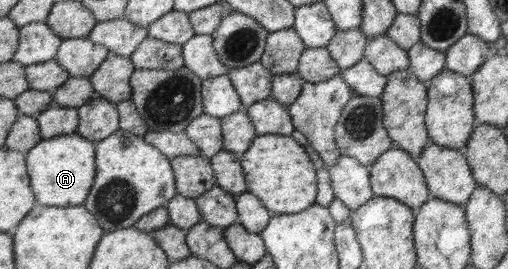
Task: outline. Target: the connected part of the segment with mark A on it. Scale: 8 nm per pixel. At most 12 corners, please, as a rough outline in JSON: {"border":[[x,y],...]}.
{"border":[[77,133],[27,152],[38,203],[81,206],[96,144]]}

